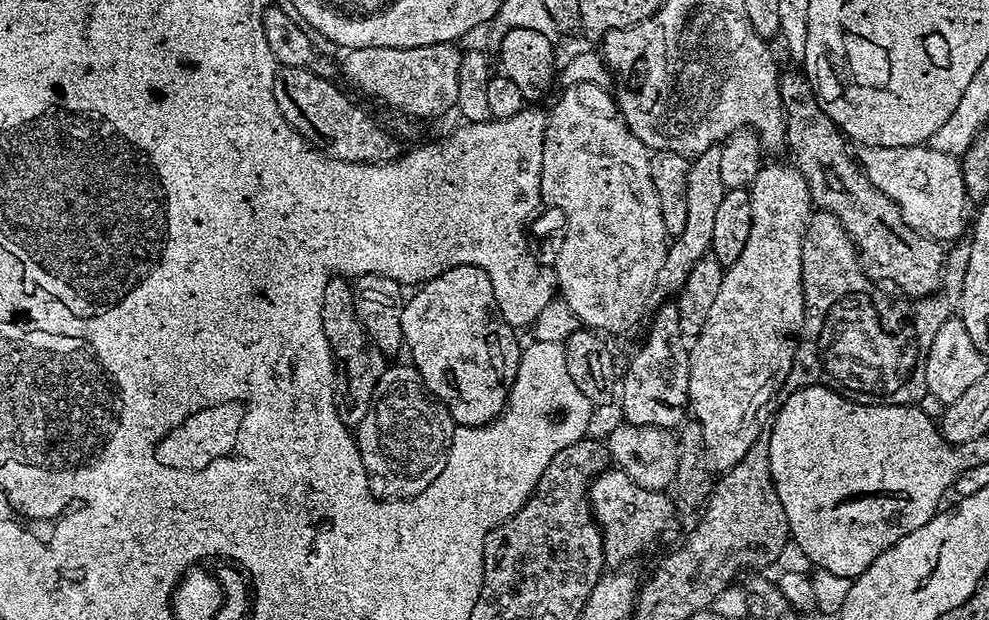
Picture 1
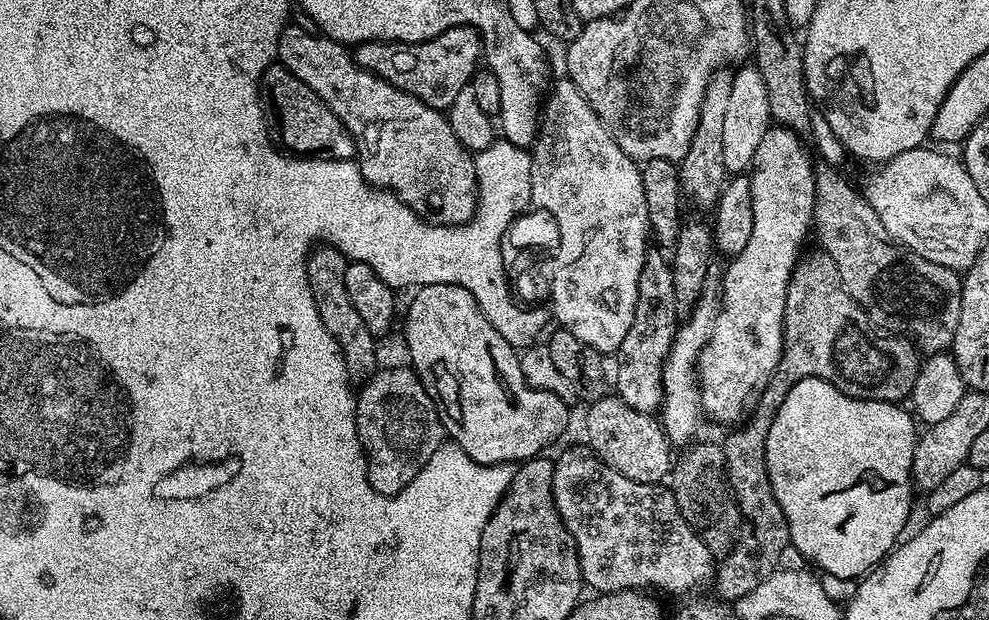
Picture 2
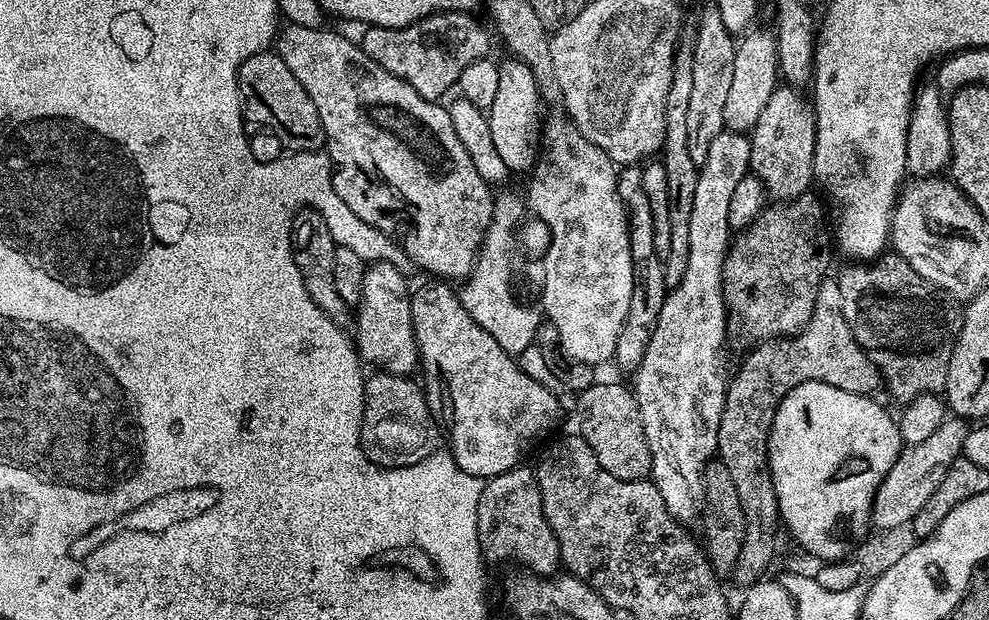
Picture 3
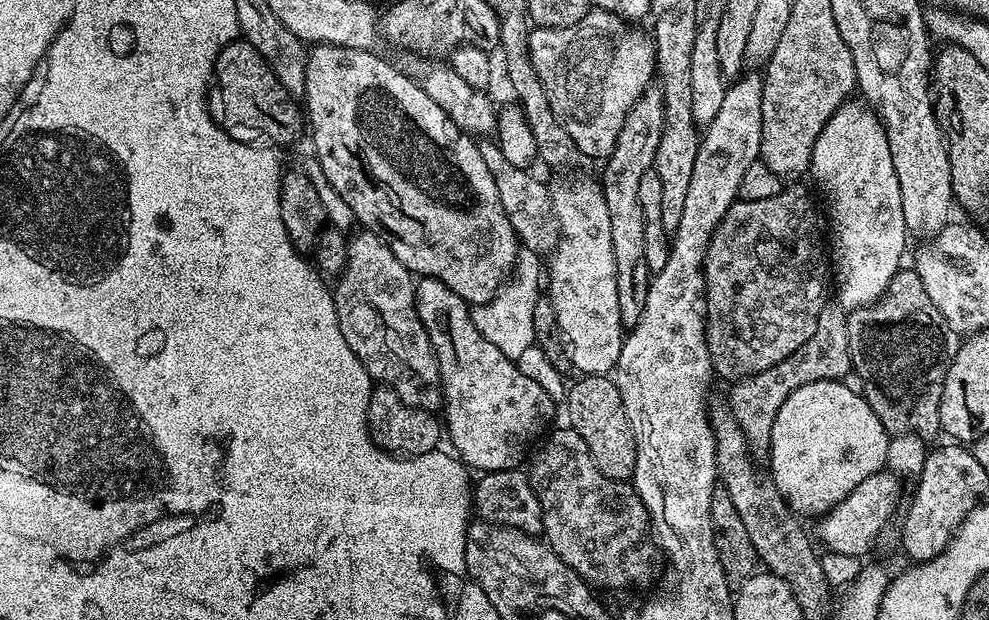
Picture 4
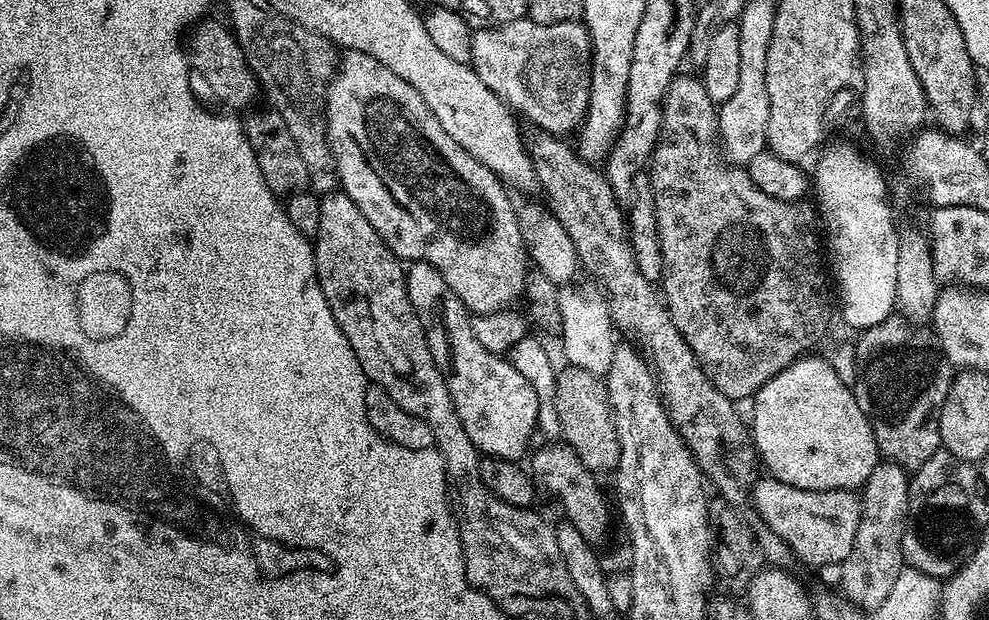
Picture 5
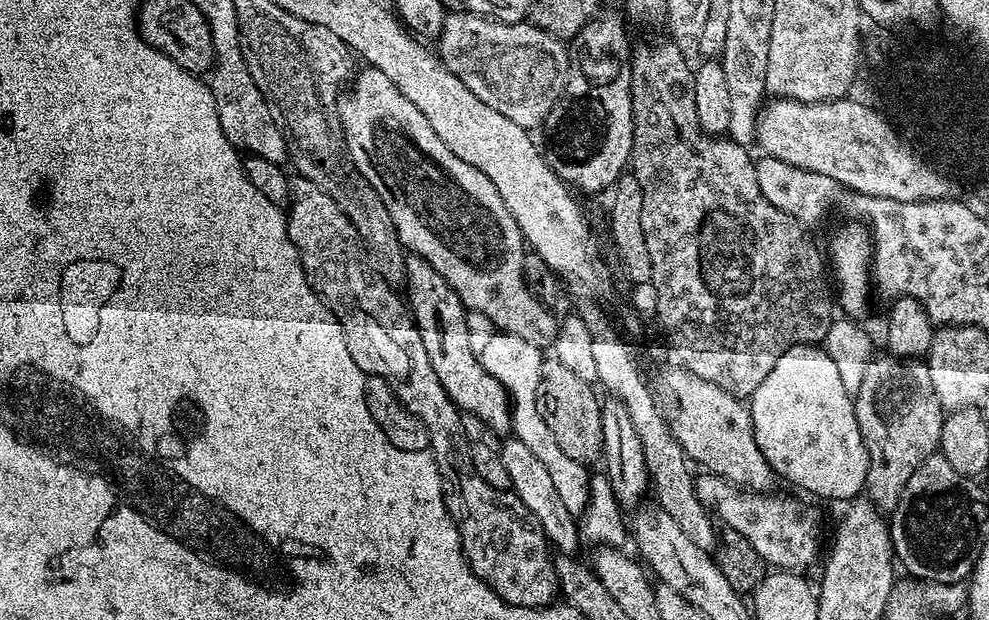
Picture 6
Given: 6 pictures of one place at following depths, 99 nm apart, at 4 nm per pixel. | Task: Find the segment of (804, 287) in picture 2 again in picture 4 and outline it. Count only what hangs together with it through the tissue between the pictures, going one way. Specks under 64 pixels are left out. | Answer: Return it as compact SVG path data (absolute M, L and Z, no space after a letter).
M826 306L818 318L818 326L806 342L790 358L778 362L778 366L770 366L770 370L762 370L758 374L748 376L745 380L735 381L731 385L732 393L726 397L726 403L732 409L738 426L742 426L742 434L746 434L748 451L753 460L764 462L772 451L772 423L786 398L794 394L802 386L810 382L845 379L844 375L852 372L852 356L844 356L844 347L848 345L848 330L842 319L839 307Z

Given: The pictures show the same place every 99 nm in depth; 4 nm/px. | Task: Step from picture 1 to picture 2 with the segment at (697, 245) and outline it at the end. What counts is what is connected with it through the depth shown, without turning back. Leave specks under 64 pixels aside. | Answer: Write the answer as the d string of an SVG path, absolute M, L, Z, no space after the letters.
M727 67L719 68L704 90L698 126L690 142L690 150L679 161L680 186L685 193L692 195L692 200L700 208L711 209L718 202L726 183L726 171L722 158L722 122L729 103L733 73Z

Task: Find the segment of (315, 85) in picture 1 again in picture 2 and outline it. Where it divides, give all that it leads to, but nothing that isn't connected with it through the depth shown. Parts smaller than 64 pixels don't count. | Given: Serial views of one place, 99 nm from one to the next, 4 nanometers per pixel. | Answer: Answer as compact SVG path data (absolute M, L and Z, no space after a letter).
M273 62L261 74L260 96L270 113L271 123L273 120L280 131L283 147L289 153L326 160L352 160L355 157L356 143L340 119L329 110L326 102L322 102L322 98L318 98L318 94L314 94L314 90L310 90L310 86L306 86L306 82L294 78L283 64Z

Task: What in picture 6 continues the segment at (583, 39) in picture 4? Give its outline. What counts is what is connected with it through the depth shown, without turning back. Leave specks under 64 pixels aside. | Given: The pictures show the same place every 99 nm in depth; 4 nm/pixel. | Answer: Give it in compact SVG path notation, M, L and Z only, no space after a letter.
M449 11L444 17L444 25L438 37L438 55L440 61L470 90L470 94L478 94L490 110L498 110L498 114L506 114L510 122L518 122L518 126L536 130L543 125L548 113L558 104L558 93L566 75L569 45L561 37L552 36L535 28L530 22L503 24L487 16L475 16L472 12Z

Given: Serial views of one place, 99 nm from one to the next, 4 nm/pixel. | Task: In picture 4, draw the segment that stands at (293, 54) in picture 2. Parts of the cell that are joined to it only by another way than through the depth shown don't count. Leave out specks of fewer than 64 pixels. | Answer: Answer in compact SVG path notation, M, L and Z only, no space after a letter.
M318 44L309 51L302 100L306 105L306 124L310 129L310 136L312 132L312 148L316 151L315 163L319 164L330 186L334 186L334 190L340 195L343 207L348 207L364 223L361 225L367 231L373 232L388 244L390 250L394 250L398 262L402 262L402 266L406 266L409 272L417 277L431 278L450 286L450 290L454 290L454 294L458 294L458 298L465 300L469 306L490 302L505 280L513 275L518 263L518 239L499 201L497 187L486 168L480 145L449 118L446 110L442 110L442 106L438 106L438 102L434 102L434 98L430 98L430 94L426 94L426 90L420 87L413 77L411 80L406 73L399 72L390 61L383 60L382 57L375 56L376 54L367 48L347 48L333 44Z

